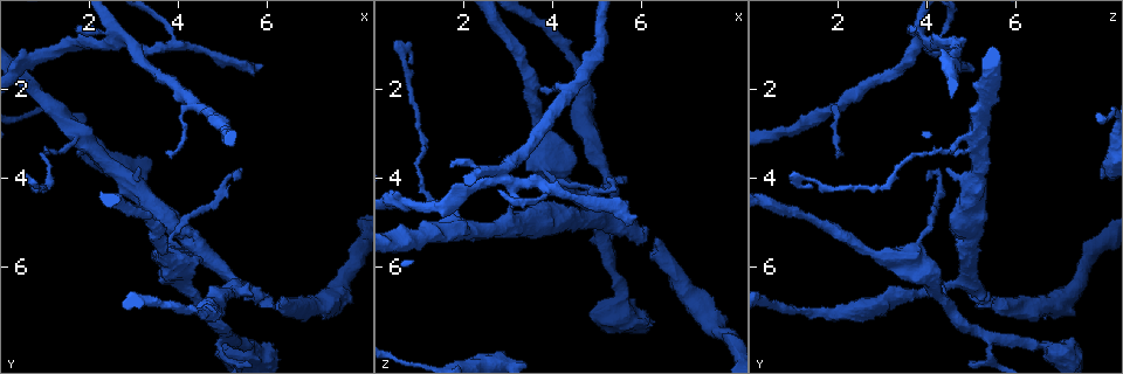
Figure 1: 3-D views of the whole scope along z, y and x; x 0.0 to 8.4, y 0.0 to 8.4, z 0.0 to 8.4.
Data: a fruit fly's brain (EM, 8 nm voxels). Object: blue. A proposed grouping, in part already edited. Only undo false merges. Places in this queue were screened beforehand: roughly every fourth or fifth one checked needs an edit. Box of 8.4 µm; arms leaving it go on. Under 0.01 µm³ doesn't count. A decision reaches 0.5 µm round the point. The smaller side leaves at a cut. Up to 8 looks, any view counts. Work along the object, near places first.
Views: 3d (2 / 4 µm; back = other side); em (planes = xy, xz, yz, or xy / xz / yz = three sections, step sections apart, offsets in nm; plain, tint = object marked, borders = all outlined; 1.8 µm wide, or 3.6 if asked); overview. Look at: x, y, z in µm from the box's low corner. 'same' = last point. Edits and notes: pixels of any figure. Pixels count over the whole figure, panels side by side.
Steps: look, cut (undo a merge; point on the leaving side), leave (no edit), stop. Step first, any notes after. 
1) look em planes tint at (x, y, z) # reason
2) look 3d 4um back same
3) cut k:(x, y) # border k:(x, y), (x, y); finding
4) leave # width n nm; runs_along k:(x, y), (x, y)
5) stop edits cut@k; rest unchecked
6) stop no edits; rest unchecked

look em planes tint at (5.20, 6.65, 3.85) # two arms in line, one across

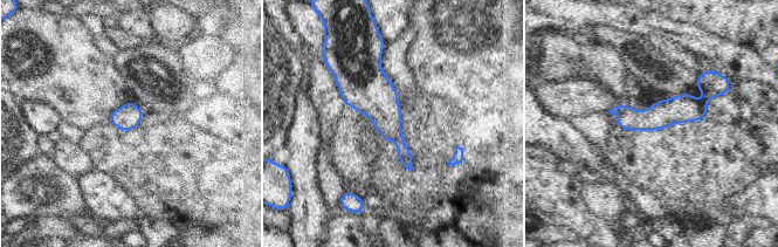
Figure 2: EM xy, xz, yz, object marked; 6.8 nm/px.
cut 2:(711, 83) # border 2:(703, 97), (707, 101); two neurons meet here

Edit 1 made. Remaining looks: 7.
look em planes tint at (2.90, 1.00, 4.00)

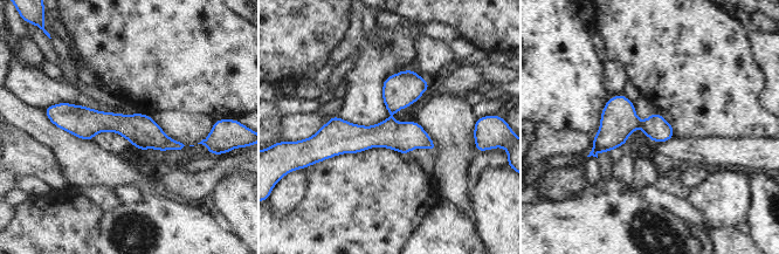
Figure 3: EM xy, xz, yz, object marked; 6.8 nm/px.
cut 3:(655, 126) # width 170 nm; border 3:(642, 122), (640, 126); two neurons meet here

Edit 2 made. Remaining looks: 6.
stop edits cut@2, cut@3; rest unchecked

